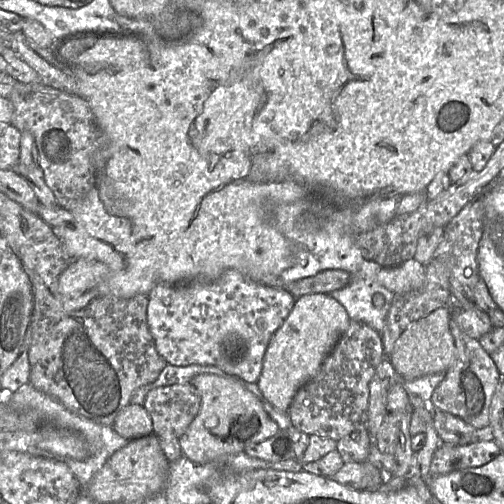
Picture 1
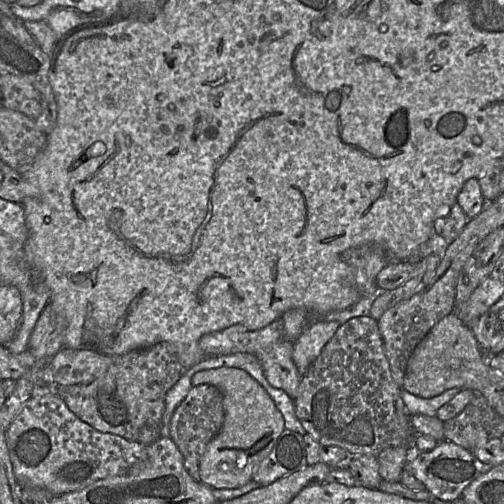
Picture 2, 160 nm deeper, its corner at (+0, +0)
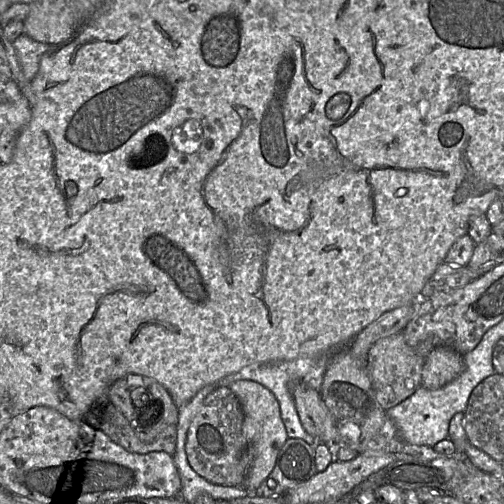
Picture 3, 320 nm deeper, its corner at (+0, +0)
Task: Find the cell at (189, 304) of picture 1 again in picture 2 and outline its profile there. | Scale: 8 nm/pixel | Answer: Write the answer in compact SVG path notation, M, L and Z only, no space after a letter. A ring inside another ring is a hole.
M277 319L260 330L251 331L245 326L236 324L221 331L203 335L199 348L206 357L228 356L238 353L254 355L260 362L268 383L276 389L283 390L293 400L302 379L292 358L293 343L284 337L282 319Z

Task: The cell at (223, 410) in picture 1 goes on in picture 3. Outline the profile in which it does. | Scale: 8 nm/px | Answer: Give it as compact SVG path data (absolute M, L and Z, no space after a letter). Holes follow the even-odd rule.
M247 379L233 381L225 387L235 395L245 415L243 433L248 441L251 463L242 487L254 495L259 485L272 472L279 450L289 436L281 418L278 401L271 391L258 382Z

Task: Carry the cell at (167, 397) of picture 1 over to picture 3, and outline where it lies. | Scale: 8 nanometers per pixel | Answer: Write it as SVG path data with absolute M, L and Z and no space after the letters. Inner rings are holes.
M217 386L203 400L192 419L185 444L191 468L206 481L218 486L242 487L251 463L248 441L243 433L243 409L225 386Z

